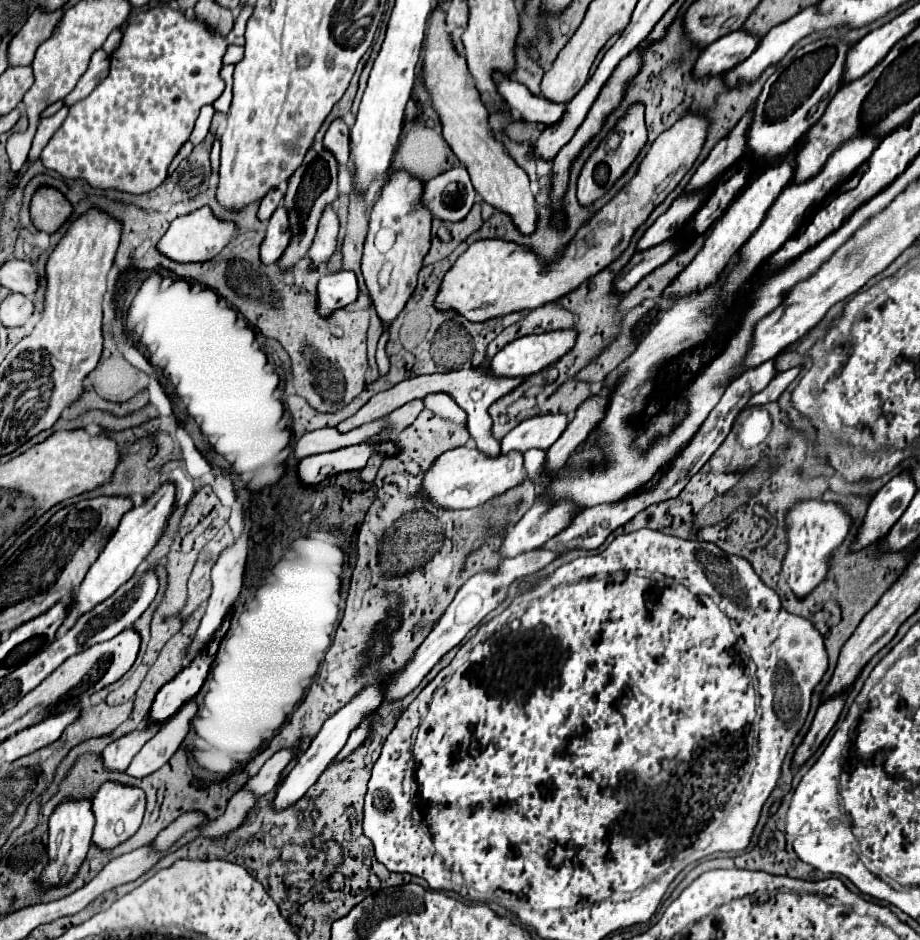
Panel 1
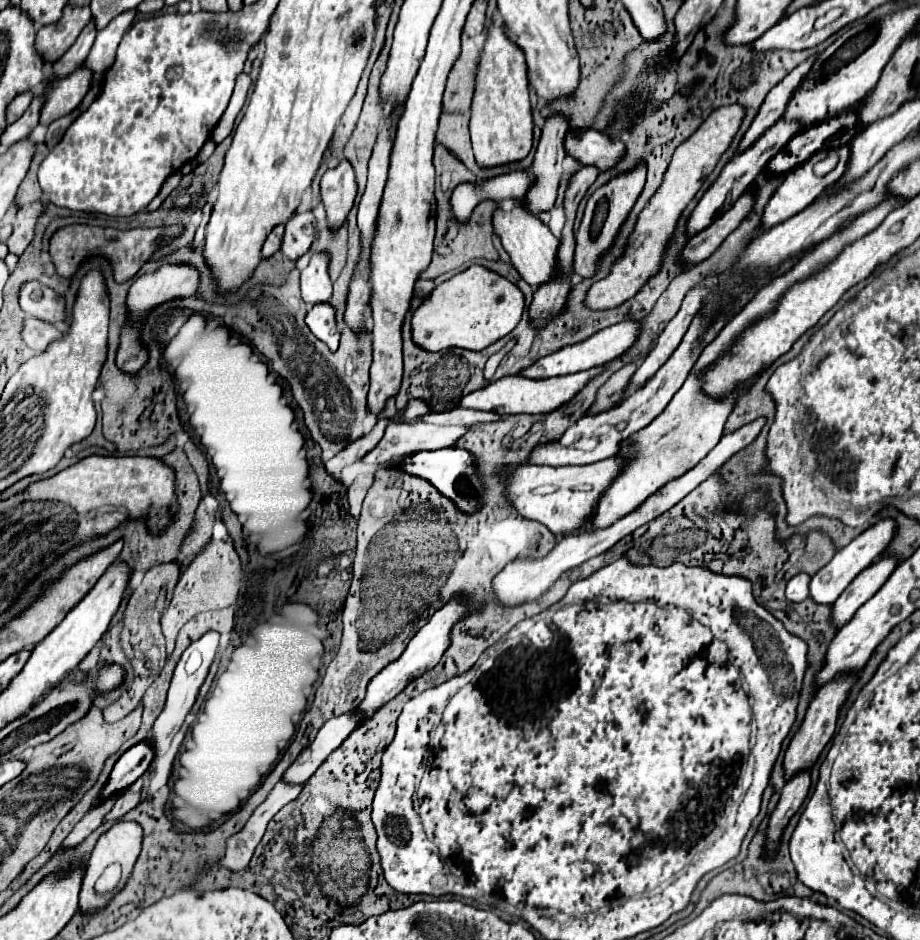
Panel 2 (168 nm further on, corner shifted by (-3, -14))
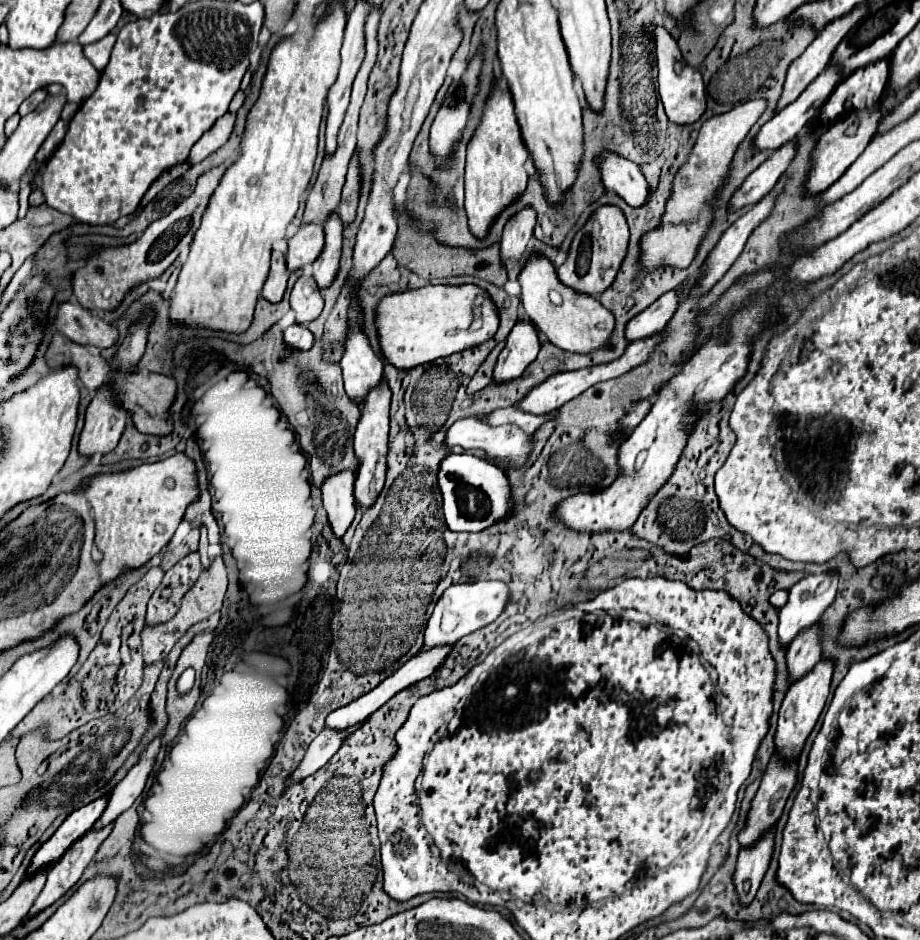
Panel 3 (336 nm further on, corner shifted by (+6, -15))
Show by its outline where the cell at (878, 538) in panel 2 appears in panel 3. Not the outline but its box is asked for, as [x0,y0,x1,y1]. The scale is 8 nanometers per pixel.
[779,573,839,645]

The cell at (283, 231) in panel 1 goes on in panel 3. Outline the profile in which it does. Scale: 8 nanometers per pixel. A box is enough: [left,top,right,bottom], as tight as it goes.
[285,223,325,271]

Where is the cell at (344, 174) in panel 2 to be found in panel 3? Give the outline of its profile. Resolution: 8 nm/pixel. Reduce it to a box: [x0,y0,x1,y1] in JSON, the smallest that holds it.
[313,211,343,287]

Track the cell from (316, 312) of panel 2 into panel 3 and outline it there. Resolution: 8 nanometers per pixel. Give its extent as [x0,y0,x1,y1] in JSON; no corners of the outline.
[285,323,315,349]

